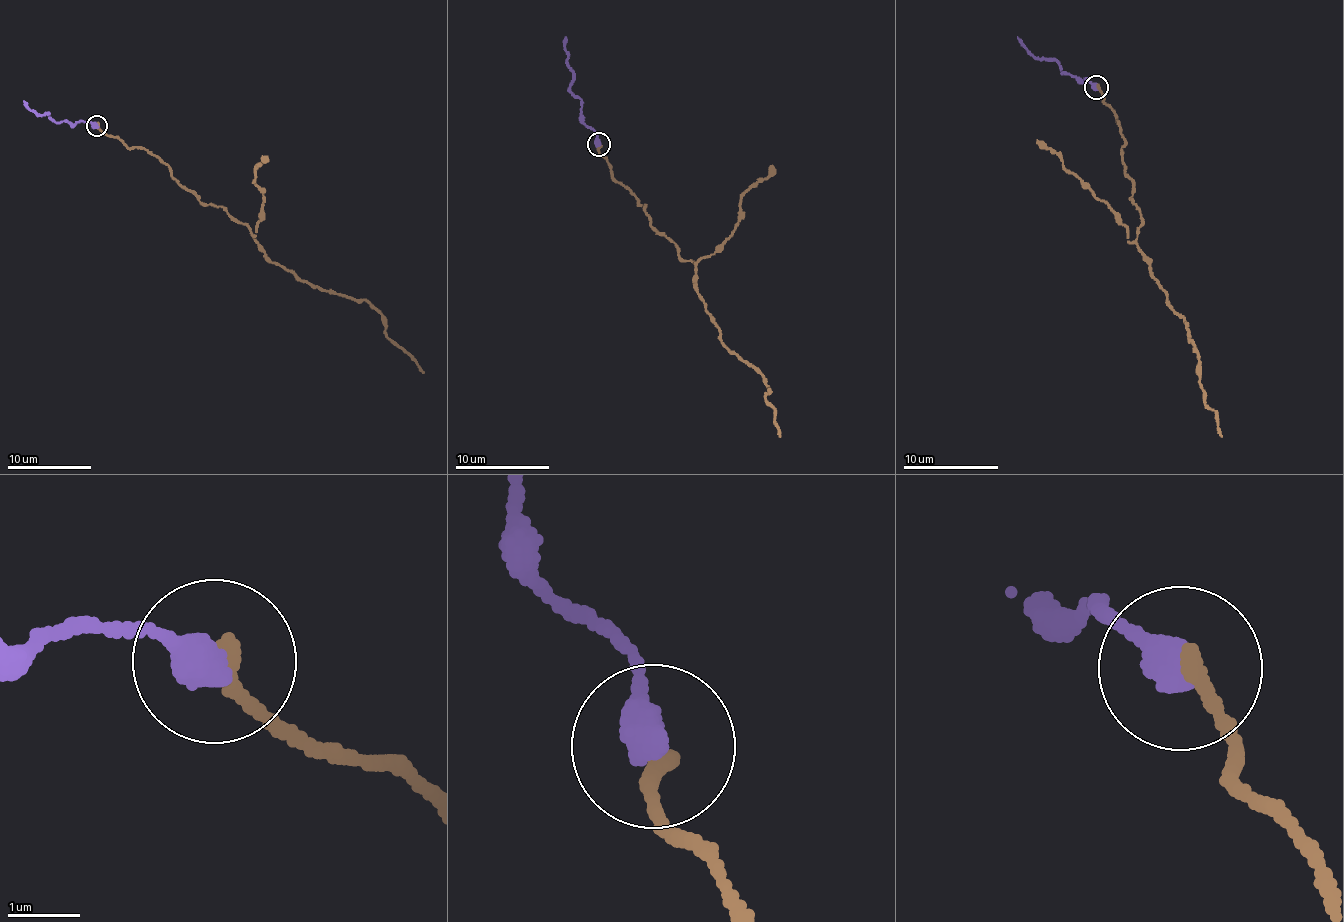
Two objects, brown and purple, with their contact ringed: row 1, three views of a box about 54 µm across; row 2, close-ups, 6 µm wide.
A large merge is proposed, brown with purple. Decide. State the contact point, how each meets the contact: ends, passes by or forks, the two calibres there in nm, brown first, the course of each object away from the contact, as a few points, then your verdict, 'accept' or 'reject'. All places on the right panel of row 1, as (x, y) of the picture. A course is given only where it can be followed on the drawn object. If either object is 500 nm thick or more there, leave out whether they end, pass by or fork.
at (1096, 87); brown ends there; purple ends there; 240 nm thick on the brown side, 480 nm on the other; brown runs (1097, 88), (1124, 143), (1122, 161), (1142, 220), (1138, 250), (1184, 322), (1200, 362), (1200, 389), (1221, 437); purple runs (1097, 88), (1088, 79), (1064, 73), (1056, 61), (1033, 57), (1018, 36); accept

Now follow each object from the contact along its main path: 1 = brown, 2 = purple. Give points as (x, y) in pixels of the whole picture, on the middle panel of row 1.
1: (598, 145), (654, 230), (694, 263), (693, 284), (725, 346), (760, 371), (767, 385), (779, 436)
2: (598, 145), (594, 132), (584, 122), (581, 101), (572, 96), (565, 37)

